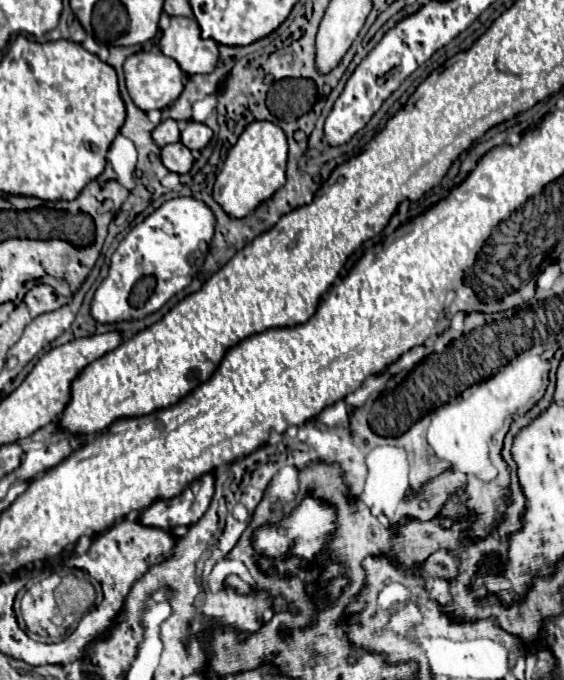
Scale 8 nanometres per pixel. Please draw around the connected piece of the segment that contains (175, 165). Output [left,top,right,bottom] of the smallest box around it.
[162,142,194,174]

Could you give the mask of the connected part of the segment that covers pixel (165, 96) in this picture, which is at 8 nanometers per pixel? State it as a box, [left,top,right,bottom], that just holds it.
[124,50,184,112]

